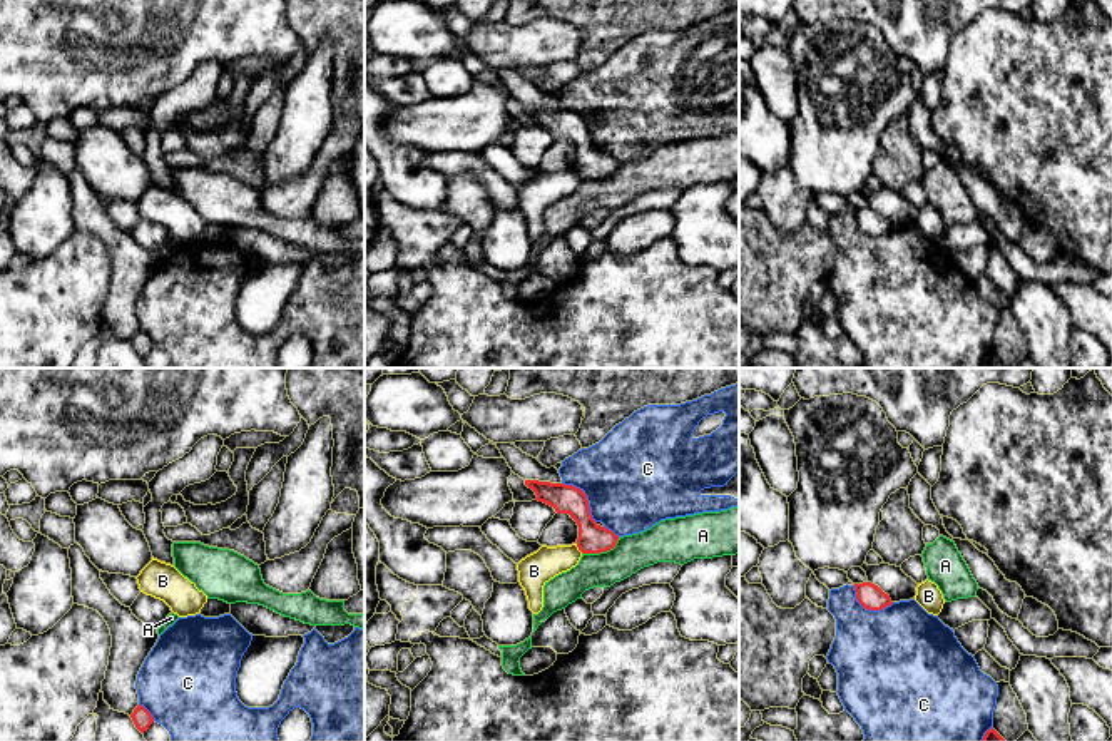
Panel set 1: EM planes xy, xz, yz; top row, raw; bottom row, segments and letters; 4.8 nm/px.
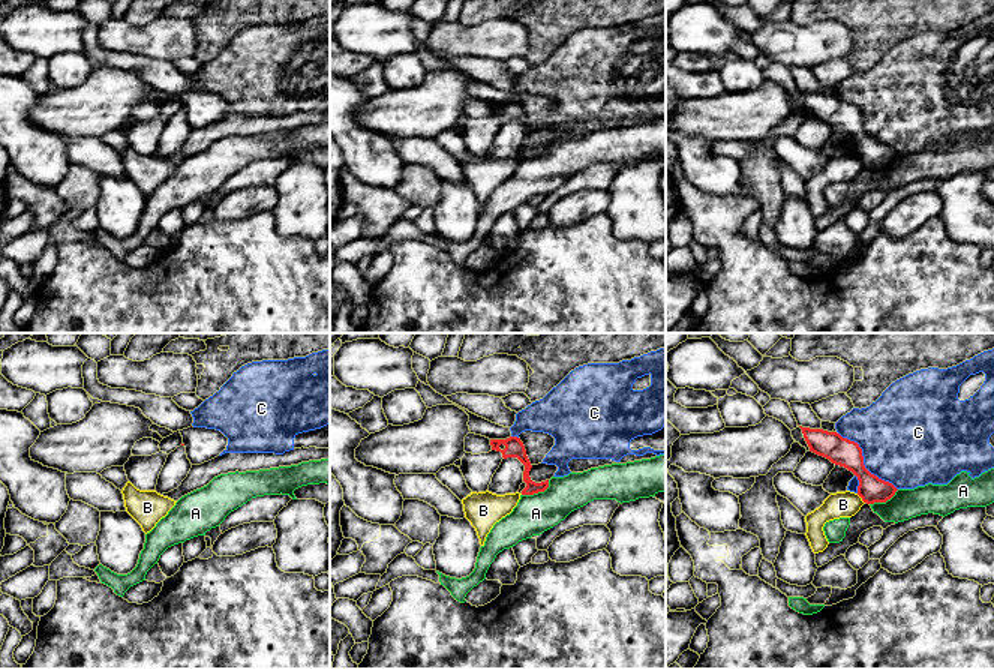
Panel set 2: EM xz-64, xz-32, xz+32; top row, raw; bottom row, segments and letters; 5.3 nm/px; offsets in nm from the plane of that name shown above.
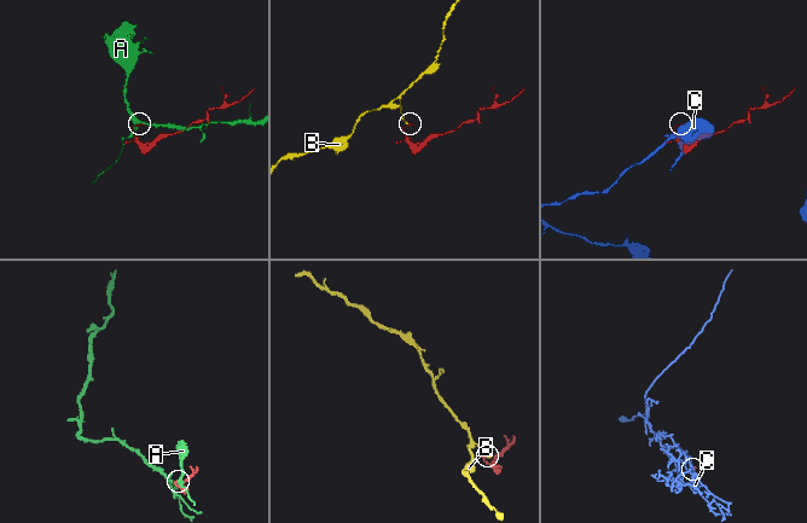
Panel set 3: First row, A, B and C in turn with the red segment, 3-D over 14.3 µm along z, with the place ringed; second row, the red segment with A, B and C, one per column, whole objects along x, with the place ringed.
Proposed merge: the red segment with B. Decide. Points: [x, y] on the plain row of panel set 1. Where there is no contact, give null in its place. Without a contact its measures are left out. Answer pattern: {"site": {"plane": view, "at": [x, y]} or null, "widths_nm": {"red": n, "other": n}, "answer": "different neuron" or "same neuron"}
{"site": {"plane": "xz", "at": [579, 174]}, "widths_nm": {"red": 140, "other": 160}, "answer": "different neuron"}

